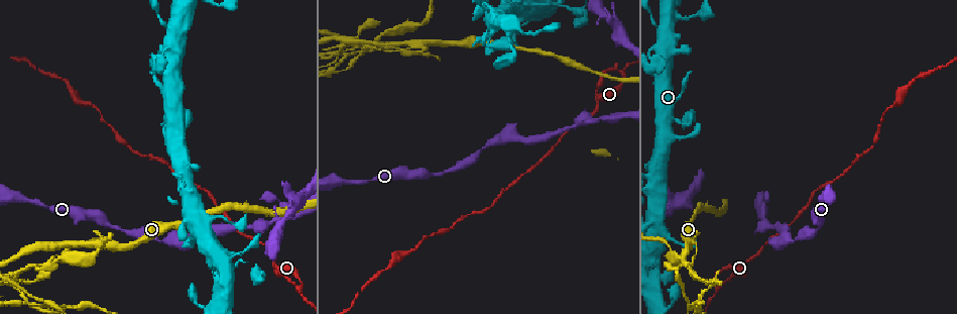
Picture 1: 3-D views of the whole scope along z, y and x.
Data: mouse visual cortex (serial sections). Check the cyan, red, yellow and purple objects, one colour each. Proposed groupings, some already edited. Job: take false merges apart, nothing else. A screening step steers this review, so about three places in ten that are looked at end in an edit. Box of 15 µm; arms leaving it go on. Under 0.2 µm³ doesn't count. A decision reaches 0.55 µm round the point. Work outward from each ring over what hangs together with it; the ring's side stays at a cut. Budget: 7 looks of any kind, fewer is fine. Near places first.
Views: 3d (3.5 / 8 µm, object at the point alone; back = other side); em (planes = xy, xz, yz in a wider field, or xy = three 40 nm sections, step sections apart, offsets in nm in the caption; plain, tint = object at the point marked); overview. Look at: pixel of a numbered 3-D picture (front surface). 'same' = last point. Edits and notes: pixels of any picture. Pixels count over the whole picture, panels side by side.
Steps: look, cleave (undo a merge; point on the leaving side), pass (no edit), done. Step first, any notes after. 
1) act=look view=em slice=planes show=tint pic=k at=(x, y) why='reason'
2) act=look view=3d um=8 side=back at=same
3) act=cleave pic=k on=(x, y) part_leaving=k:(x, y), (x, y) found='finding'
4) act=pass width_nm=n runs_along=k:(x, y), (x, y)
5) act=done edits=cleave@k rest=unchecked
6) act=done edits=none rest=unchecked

act=look view=3d um=3.5 pic=1 at=(416, 43) why='a fork'

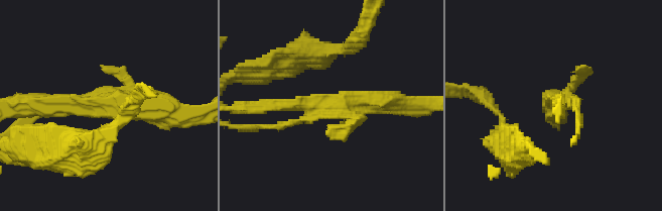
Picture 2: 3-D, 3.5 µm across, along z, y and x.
act=look view=em slice=xy step=5 show=tint pic=2 at=(102, 102)

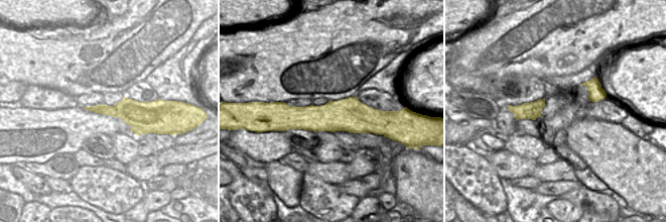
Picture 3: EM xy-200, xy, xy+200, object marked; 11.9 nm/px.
act=cleave pic=2 on=(335, 135) width_nm=400 part_leaving=2:(319, 112), (292, 123), (245, 128) found='a second cell is stuck on'

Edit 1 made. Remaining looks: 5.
act=look view=overview why='redraw'

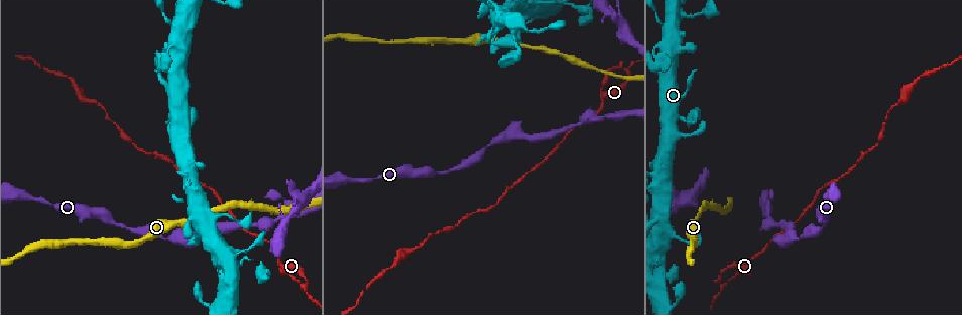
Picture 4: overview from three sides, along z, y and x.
act=look view=3d um=3.5 pic=4 at=(722, 288) why='narrows sharply'

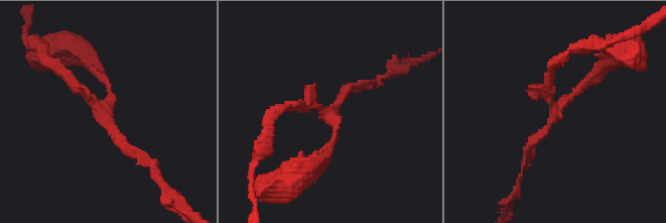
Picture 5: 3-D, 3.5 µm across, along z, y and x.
act=pass runs_along=5:(602, 72), (555, 109), (553, 63) found='continuous, no second cell'

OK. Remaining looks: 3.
act=look view=3d um=8 pic=4 at=(490, 12) why='abrupt turn'

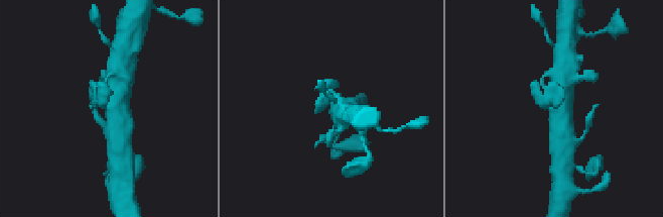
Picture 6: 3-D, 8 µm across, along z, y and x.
act=look view=em slice=xy step=2 show=tint pic=6 at=(330, 103) why='shape alone is not enough'

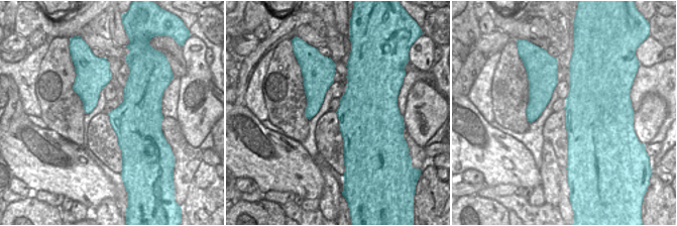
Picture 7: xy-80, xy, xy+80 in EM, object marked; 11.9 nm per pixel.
act=pass runs_along=6:(113, 138), (116, 132), (117, 80) found='continuous, no second cell'

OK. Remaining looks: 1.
act=done edits=cleave@2 rest=unchecked

